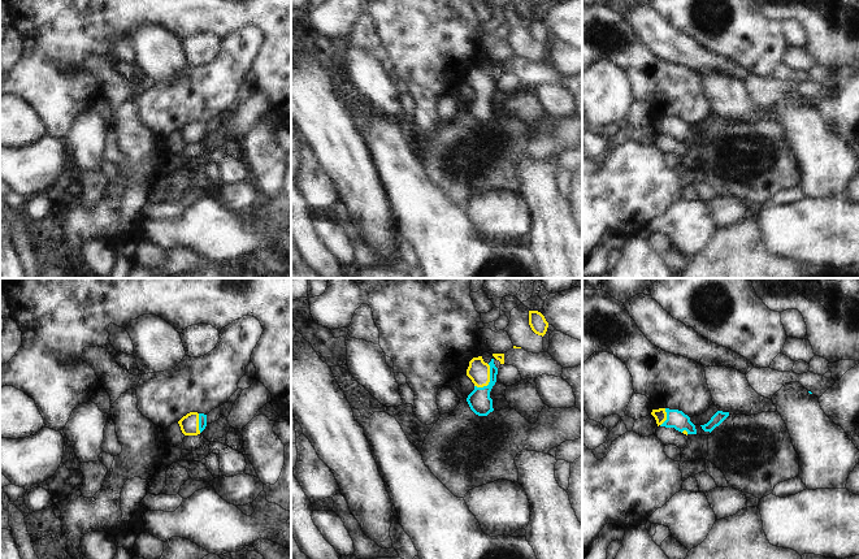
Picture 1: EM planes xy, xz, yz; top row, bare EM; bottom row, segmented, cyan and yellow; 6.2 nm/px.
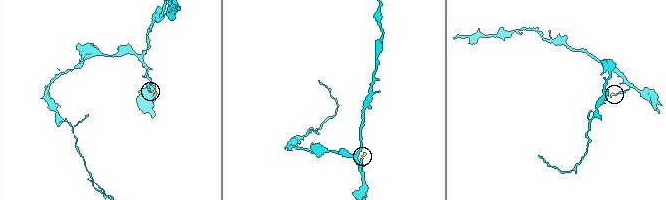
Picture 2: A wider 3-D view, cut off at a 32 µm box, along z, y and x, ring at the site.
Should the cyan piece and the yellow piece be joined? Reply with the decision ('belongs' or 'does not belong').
belongs

